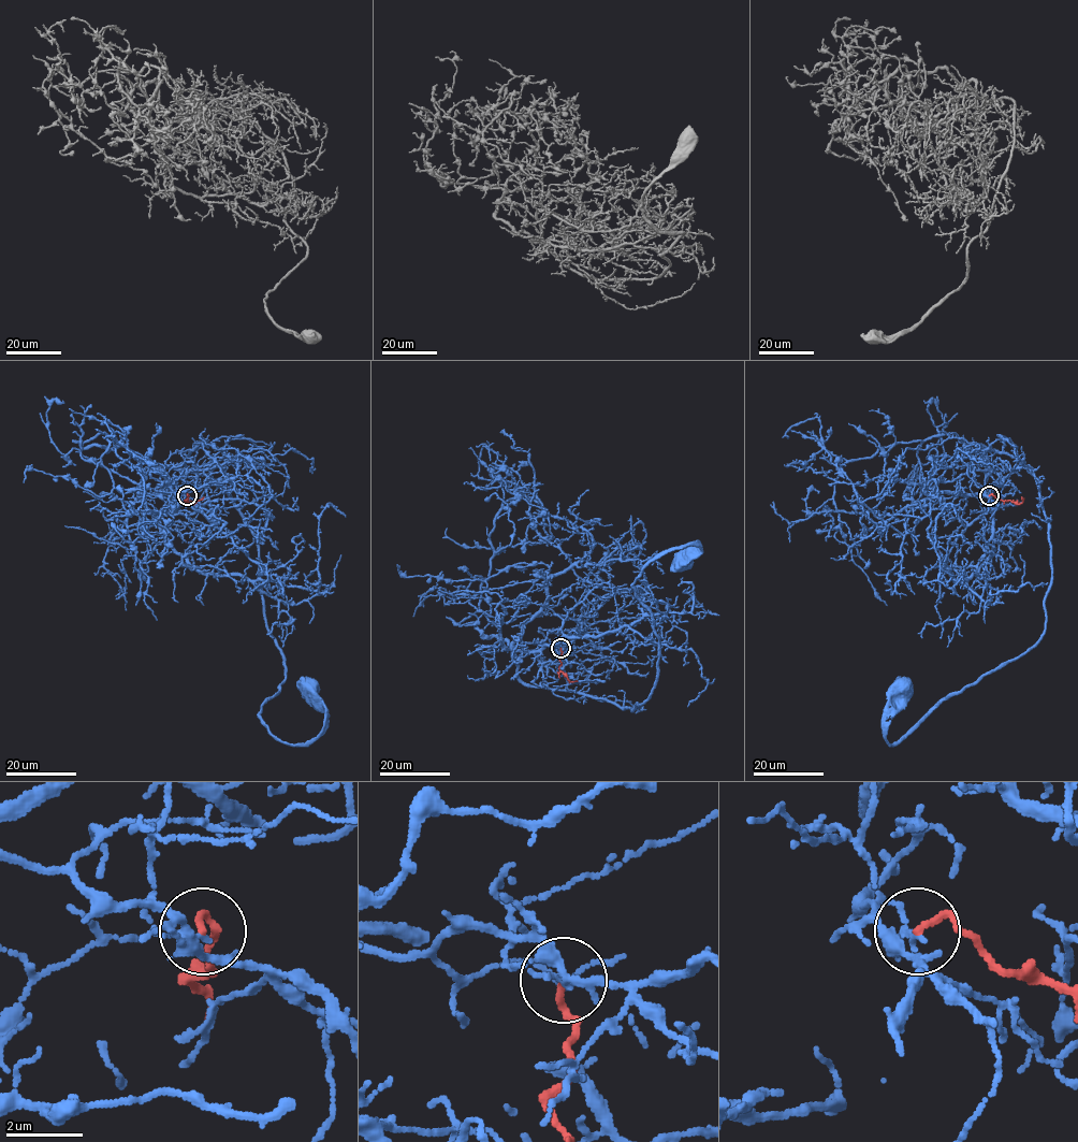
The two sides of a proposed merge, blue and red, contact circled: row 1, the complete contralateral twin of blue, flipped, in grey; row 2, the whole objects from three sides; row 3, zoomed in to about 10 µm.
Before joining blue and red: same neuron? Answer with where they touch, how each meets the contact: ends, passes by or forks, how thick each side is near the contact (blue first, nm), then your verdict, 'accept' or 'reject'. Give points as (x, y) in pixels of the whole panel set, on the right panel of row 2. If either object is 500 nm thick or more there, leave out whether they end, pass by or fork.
at (989, 495); blue ends there; red ends there; 130 nm thick on the blue side, 170 nm on the other; reject

